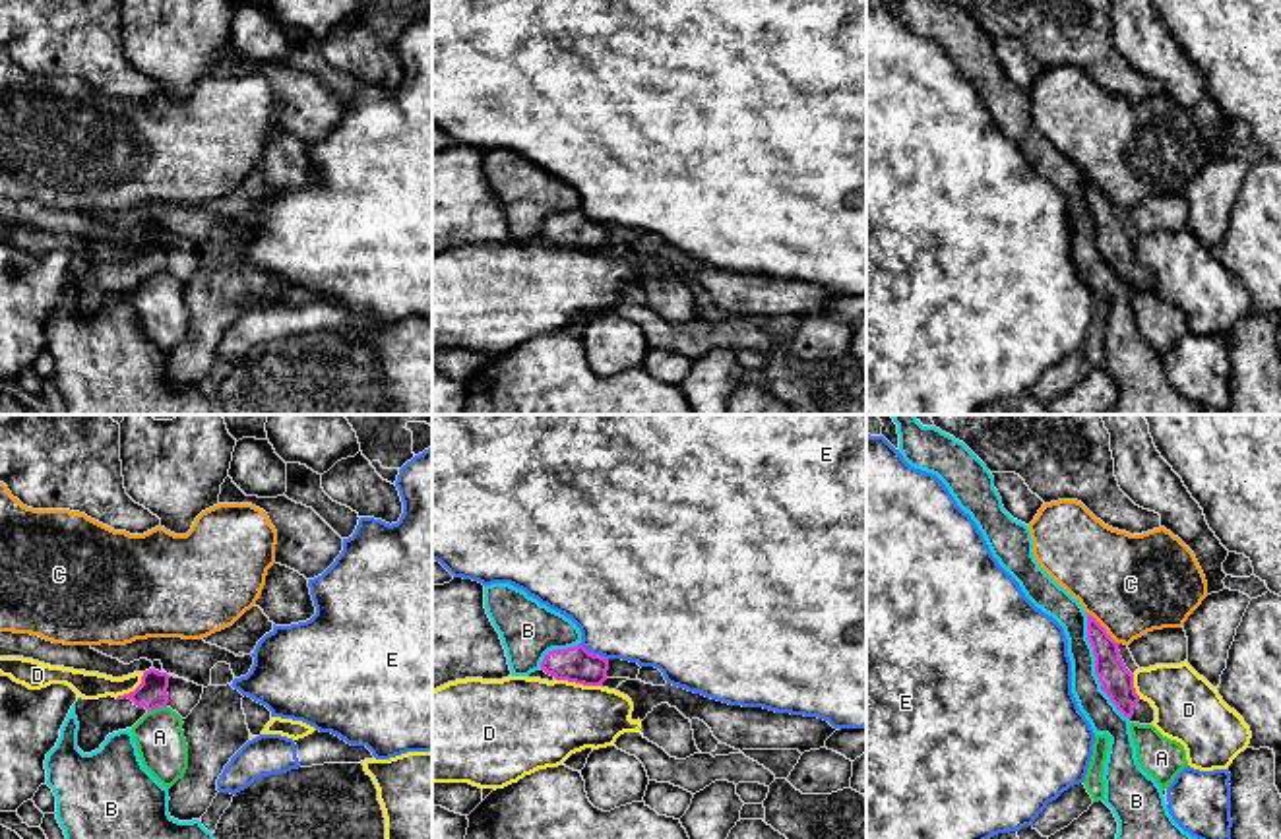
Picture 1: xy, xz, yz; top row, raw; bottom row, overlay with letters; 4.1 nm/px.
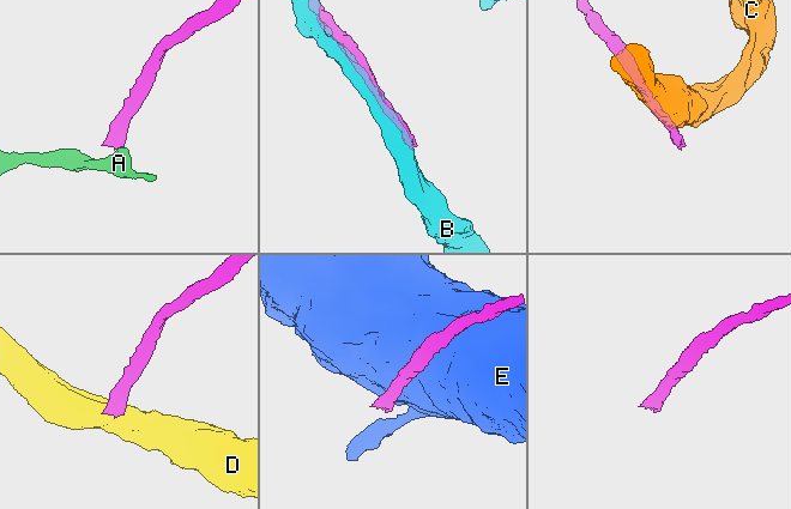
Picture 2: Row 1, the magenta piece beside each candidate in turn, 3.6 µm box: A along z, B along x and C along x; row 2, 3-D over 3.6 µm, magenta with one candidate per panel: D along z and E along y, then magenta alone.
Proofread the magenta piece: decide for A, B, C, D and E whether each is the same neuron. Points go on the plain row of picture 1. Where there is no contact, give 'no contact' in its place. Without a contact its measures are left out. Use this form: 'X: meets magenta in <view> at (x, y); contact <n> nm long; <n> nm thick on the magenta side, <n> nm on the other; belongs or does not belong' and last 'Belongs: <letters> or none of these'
A: meets magenta in xy at (156, 274); contact 80 nm long; 120 nm thick on the magenta side, 200 nm on the other; does not belong
B: meets magenta in yz at (1095, 233); contact 480 nm long; 140 nm thick on the magenta side, 130 nm on the other; does not belong
C: meets magenta in yz at (1103, 194); contact 190 nm long; 140 nm thick on the magenta side, 420 nm on the other; does not belong
D: meets magenta in xz at (580, 248); contact 190 nm long; 150 nm thick on the magenta side, 360 nm on the other; does not belong
E: meets magenta in xz at (592, 219); contact 140 nm long; 150 nm thick on the magenta side, 440 nm on the other; does not belong
Belongs: none of these

